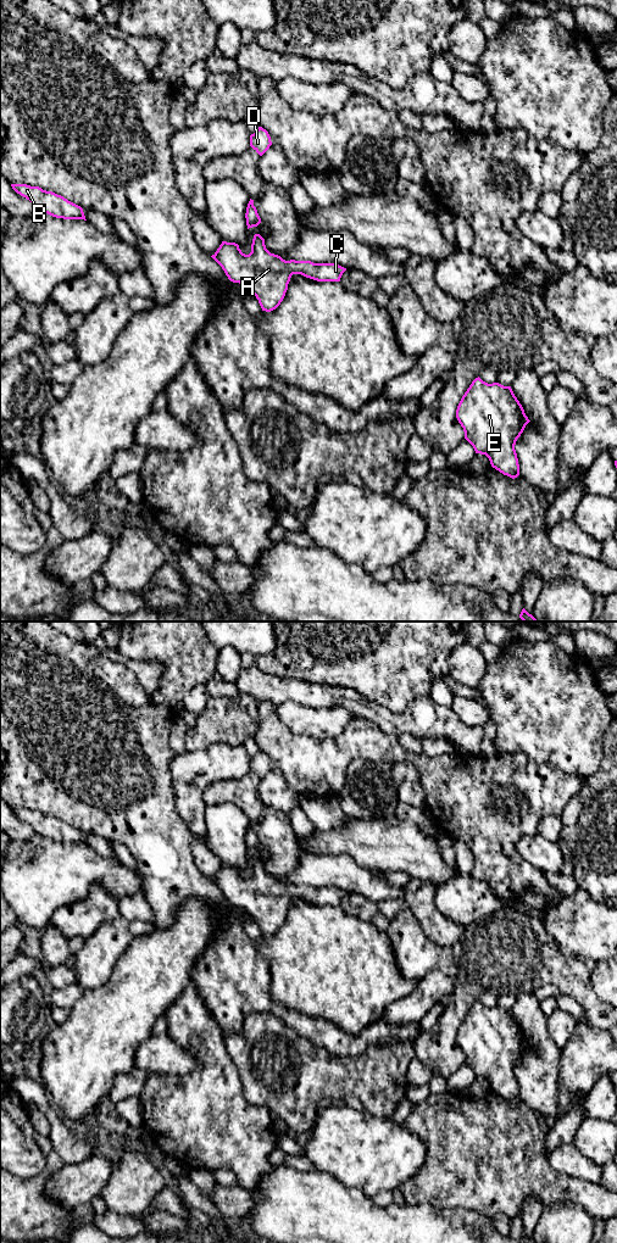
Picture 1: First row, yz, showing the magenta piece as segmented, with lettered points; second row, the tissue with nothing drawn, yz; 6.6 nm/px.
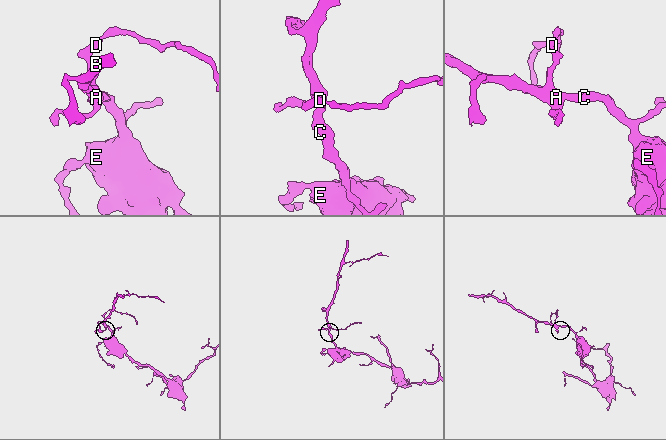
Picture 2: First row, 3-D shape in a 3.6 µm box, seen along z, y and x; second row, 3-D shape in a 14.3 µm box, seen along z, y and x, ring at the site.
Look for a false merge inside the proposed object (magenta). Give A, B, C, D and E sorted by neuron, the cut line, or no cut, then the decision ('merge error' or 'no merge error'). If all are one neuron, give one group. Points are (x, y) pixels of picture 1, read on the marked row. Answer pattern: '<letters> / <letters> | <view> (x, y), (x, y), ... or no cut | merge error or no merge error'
A B C D E | no cut | no merge error

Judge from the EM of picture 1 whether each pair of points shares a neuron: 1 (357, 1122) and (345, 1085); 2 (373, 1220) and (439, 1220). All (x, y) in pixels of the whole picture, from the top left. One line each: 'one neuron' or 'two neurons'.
1: two neurons
2: one neuron

